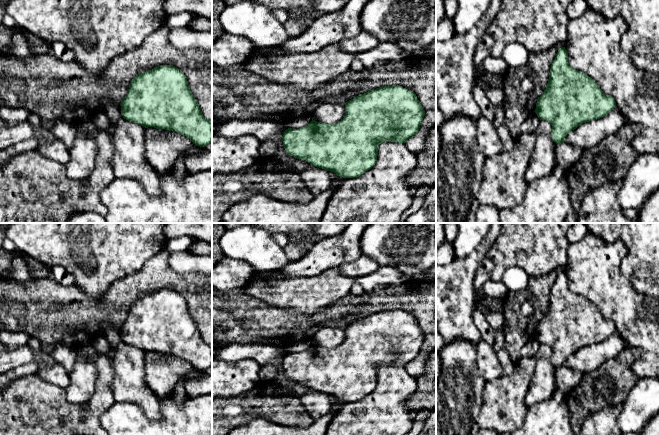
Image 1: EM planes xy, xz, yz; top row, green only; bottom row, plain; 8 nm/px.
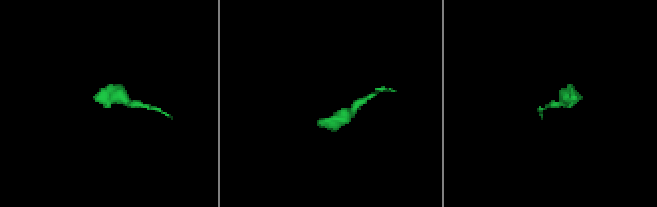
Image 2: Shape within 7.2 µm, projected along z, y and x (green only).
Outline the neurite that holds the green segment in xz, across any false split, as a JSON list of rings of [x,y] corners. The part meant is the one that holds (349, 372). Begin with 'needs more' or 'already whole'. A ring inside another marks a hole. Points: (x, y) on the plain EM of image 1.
already whole; [[[400,309],[384,310],[360,318],[345,327],[345,340],[338,347],[325,348],[312,345],[299,353],[288,352],[283,356],[282,365],[286,376],[297,383],[306,384],[315,391],[336,397],[343,402],[359,401],[370,394],[377,385],[379,369],[382,366],[405,367],[418,355],[425,335],[415,317]]]

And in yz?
already whole; [[[561,271],[552,286],[546,313],[538,321],[534,335],[540,344],[546,344],[552,349],[552,364],[557,369],[563,368],[569,356],[583,347],[604,341],[614,332],[614,322],[606,319],[586,297],[572,292],[568,287],[567,274]]]

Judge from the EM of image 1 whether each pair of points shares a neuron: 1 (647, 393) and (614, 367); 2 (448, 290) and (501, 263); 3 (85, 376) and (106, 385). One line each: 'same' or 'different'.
1: different
2: different
3: different

